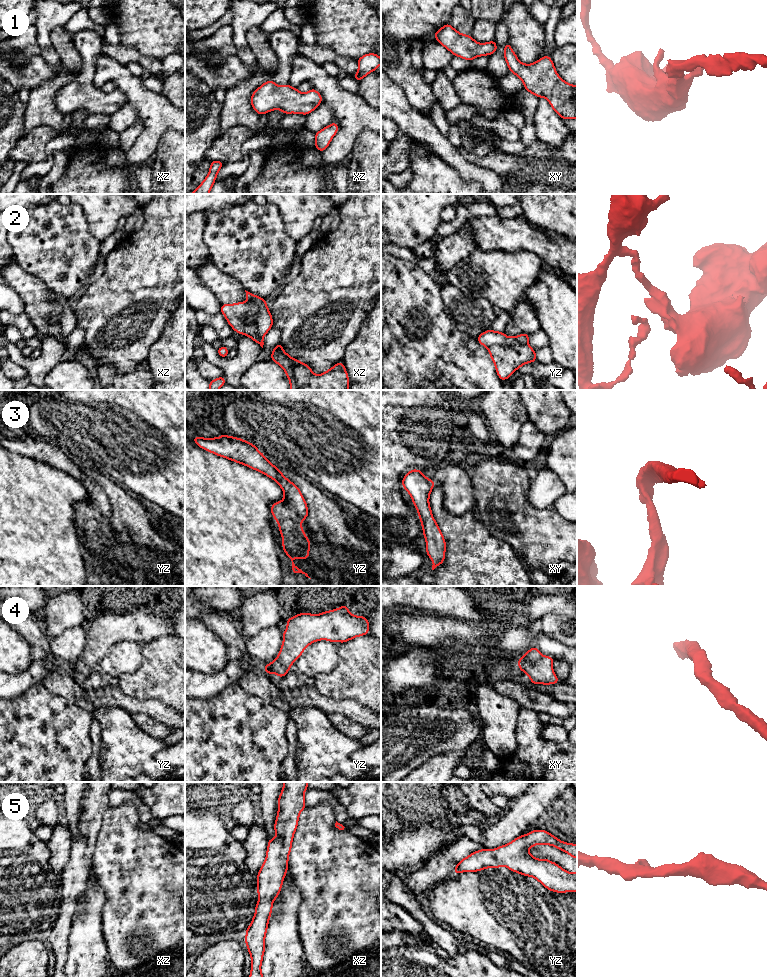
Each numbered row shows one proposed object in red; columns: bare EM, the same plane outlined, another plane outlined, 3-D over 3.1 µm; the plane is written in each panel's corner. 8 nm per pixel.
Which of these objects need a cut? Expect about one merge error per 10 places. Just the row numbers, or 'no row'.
2

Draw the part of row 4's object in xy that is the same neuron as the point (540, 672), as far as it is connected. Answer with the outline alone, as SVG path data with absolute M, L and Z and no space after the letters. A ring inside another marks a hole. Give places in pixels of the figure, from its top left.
M531 647L519 659L517 665L529 676L532 684L549 685L560 682L552 668L553 661L551 656L543 656L538 648Z

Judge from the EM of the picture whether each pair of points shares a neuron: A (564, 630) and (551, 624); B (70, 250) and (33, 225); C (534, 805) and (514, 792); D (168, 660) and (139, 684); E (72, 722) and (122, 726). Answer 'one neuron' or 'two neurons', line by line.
A: one neuron
B: one neuron
C: two neurons
D: one neuron
E: two neurons

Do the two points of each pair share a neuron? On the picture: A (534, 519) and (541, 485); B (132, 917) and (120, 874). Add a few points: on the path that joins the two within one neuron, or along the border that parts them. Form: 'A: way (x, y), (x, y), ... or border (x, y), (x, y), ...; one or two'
A: border (530, 485), (530, 504), (538, 509), (551, 507); two
B: way (132, 906), (131, 885); one

